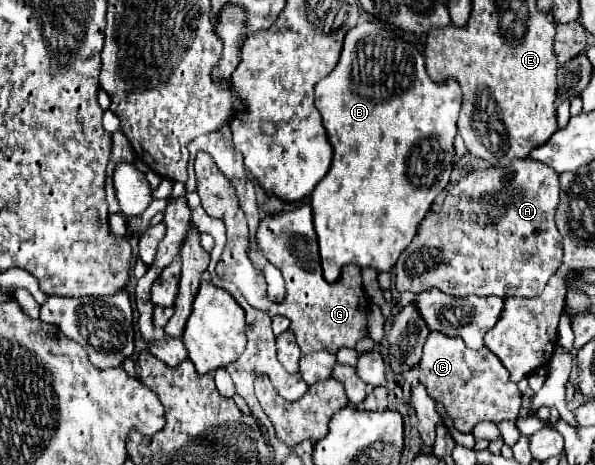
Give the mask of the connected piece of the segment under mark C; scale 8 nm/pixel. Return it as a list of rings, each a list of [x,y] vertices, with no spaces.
[[[432,331],[424,343],[418,371],[420,383],[426,387],[428,395],[436,403],[444,405],[460,433],[472,433],[480,421],[500,423],[506,419],[518,419],[522,393],[516,383],[510,381],[510,375],[500,359],[486,347],[480,351],[470,351],[460,337],[448,337],[440,331]]]

